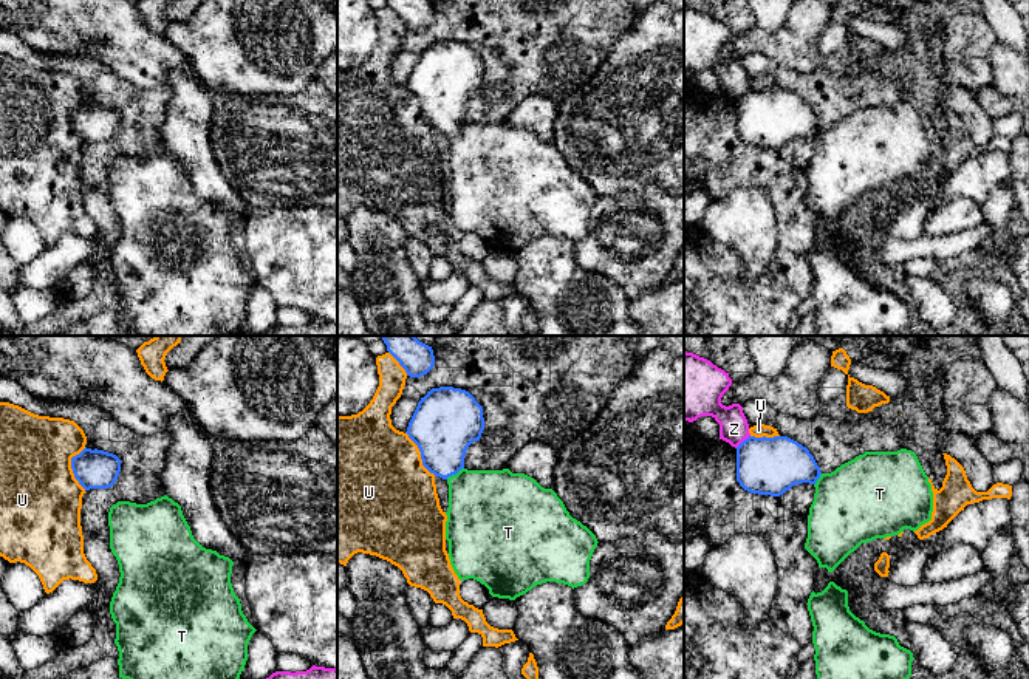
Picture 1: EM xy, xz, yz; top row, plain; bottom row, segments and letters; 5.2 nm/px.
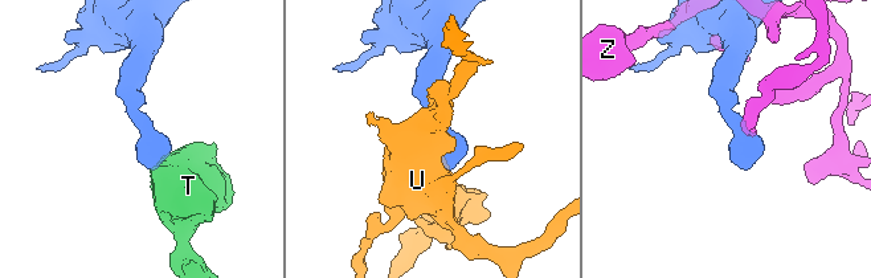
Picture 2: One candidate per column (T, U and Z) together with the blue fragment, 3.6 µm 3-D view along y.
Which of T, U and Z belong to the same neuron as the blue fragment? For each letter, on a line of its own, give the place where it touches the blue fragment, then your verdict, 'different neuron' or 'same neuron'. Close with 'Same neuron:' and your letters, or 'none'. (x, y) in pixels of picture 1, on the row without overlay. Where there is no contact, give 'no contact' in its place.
T: contact xz (454, 127); same neuron
U: contact xy (71, 121); different neuron
Z: contact yz (743, 95); different neuron
Same neuron: T

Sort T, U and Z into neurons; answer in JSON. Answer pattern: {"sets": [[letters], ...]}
{"sets": [["T"], ["U"], ["Z"]]}

